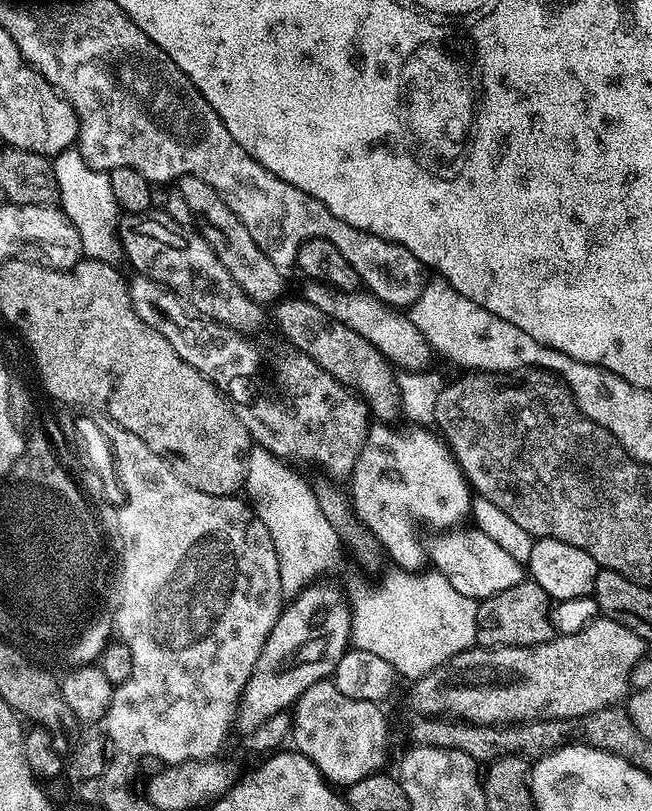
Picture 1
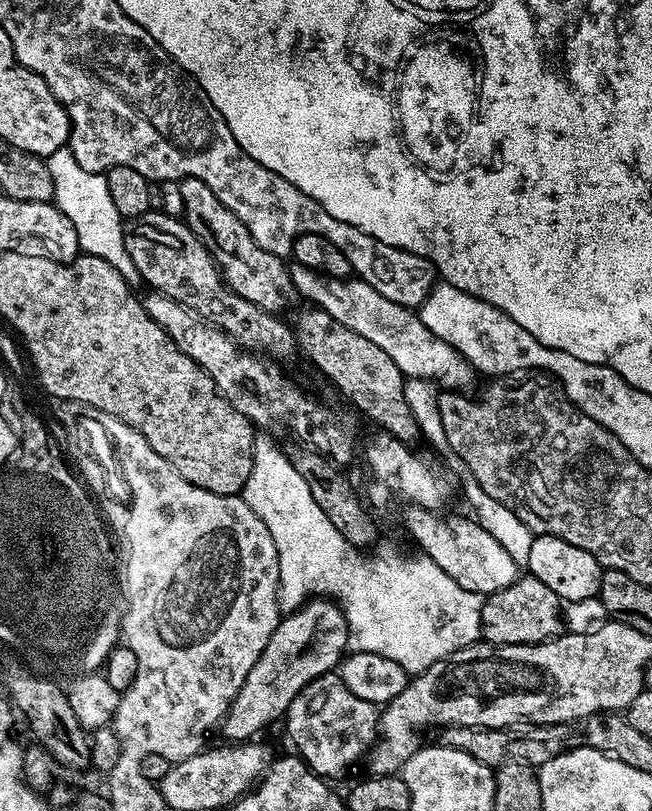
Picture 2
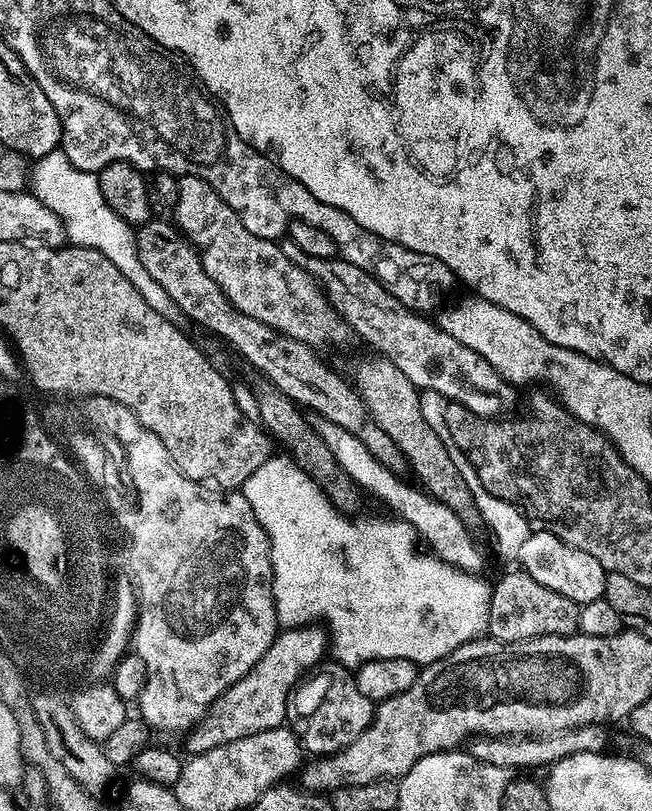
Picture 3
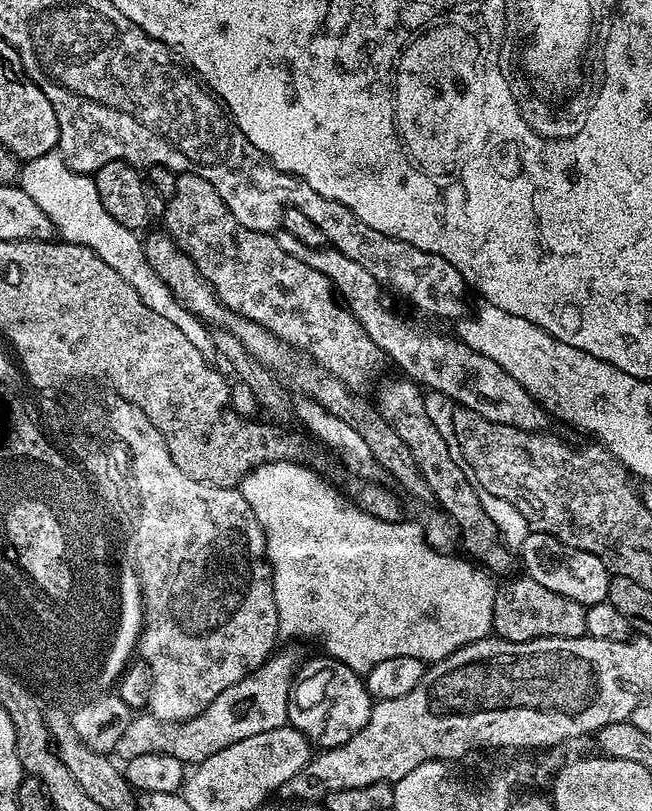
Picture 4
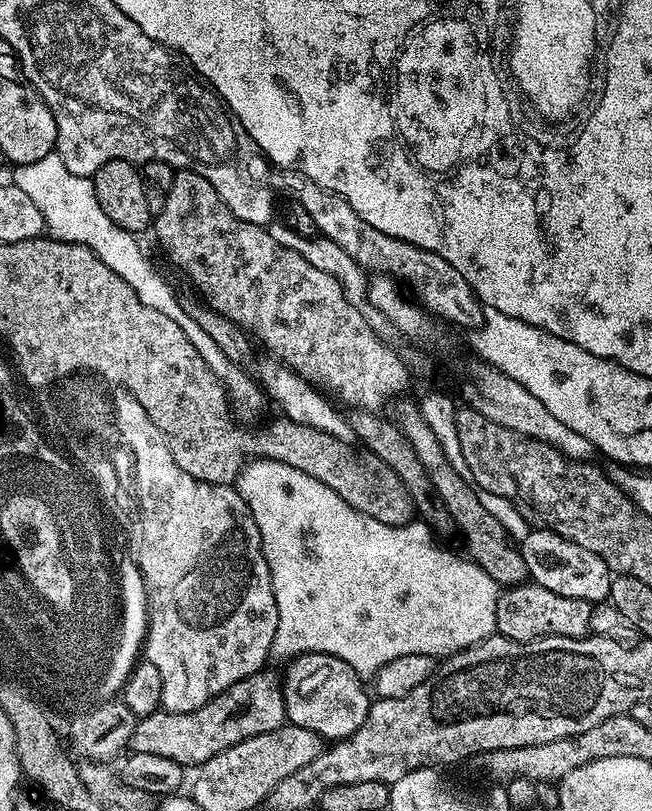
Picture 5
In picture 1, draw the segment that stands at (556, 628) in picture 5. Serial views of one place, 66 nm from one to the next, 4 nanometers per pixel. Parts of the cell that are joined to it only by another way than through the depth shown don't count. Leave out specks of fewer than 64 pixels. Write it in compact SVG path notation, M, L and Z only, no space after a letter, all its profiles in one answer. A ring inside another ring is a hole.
M530 578L502 594L479 601L476 606L476 644L481 648L533 648L557 635L552 624L550 597Z

